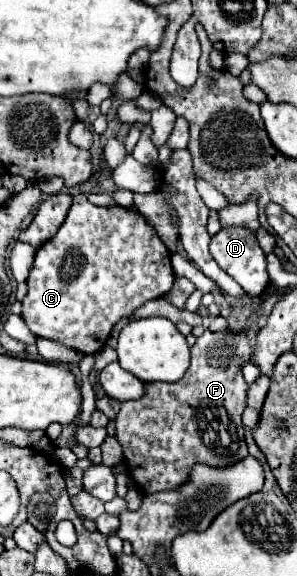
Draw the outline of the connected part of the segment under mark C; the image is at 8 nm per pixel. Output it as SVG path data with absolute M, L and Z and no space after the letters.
M77 194L73 196L73 206L59 232L37 248L35 264L27 278L29 292L23 298L21 316L35 336L57 340L67 348L83 354L95 354L105 346L111 328L123 316L147 300L167 294L173 278L175 274L171 268L171 252L139 212L131 212L121 206L99 208L93 206L85 194Z

